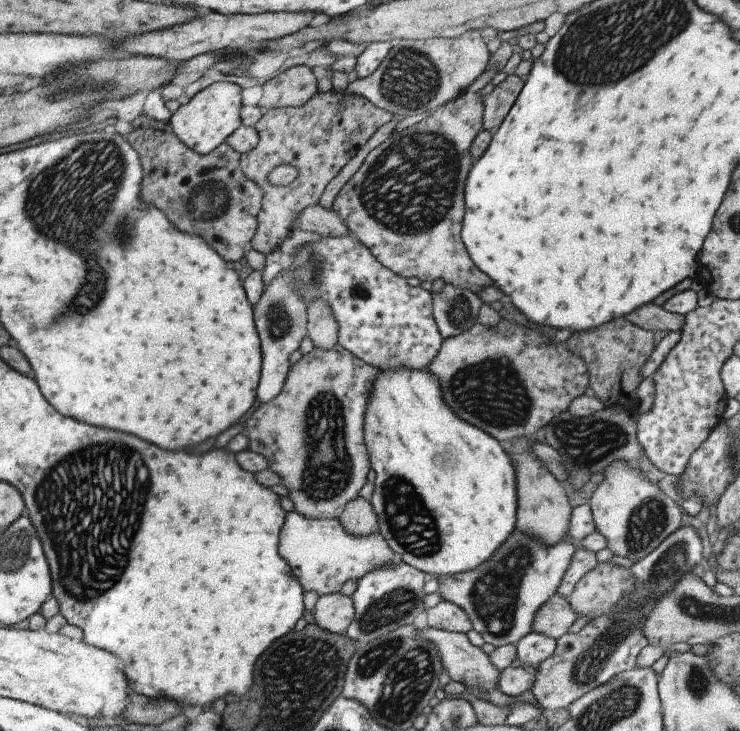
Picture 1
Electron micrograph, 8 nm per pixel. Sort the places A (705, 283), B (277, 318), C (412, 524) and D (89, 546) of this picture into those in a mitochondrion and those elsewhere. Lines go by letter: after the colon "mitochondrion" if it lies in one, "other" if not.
A: other
B: mitochondrion
C: mitochondrion
D: mitochondrion

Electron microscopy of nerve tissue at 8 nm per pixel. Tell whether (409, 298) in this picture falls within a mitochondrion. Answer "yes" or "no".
no

